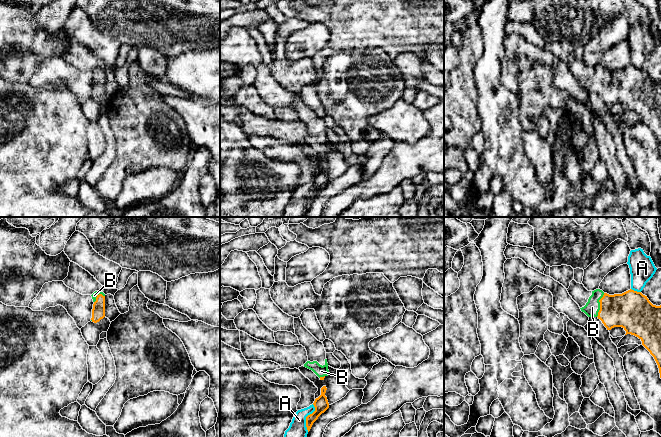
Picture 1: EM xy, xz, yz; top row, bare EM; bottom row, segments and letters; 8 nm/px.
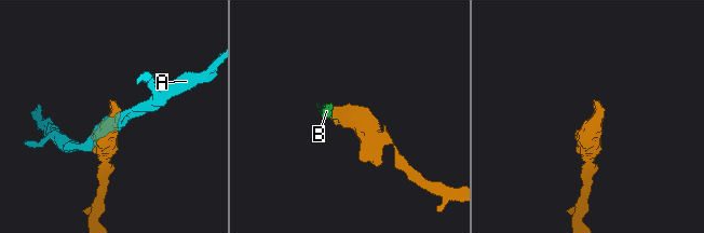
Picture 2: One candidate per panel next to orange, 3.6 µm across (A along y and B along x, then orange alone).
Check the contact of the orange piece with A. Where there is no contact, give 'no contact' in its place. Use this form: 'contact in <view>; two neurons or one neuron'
contact in xz; two neurons

